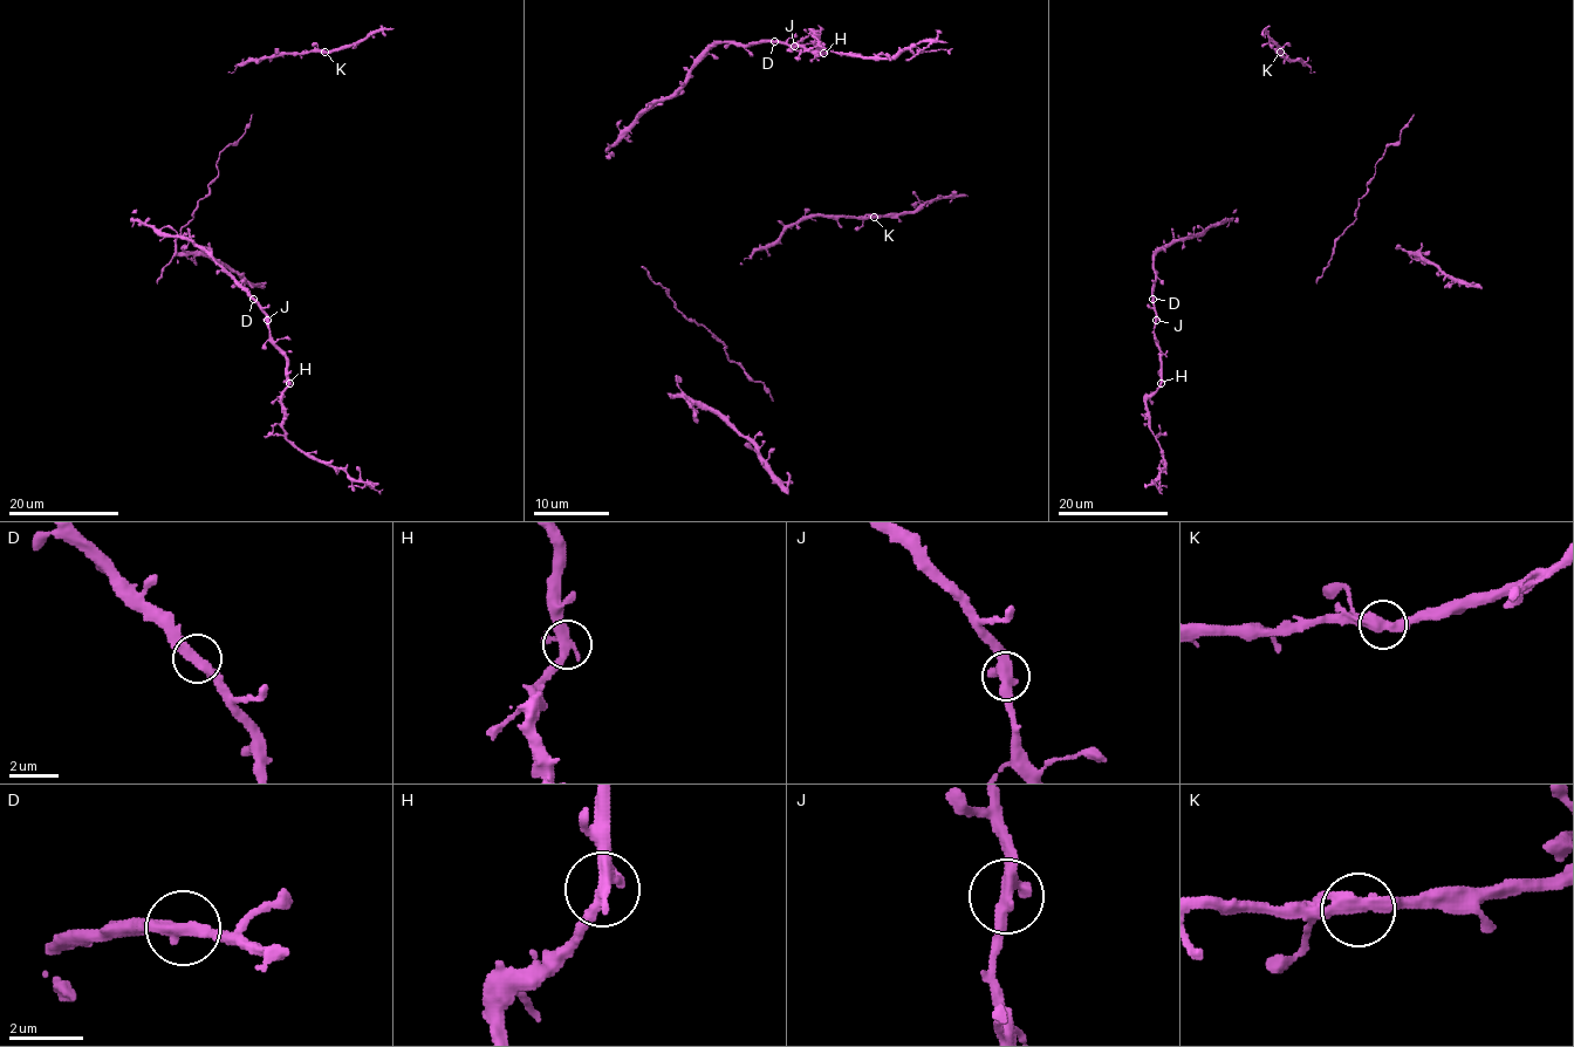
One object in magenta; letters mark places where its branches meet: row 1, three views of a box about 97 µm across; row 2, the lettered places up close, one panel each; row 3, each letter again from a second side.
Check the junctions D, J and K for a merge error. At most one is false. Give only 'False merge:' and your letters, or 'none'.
False merge: none

